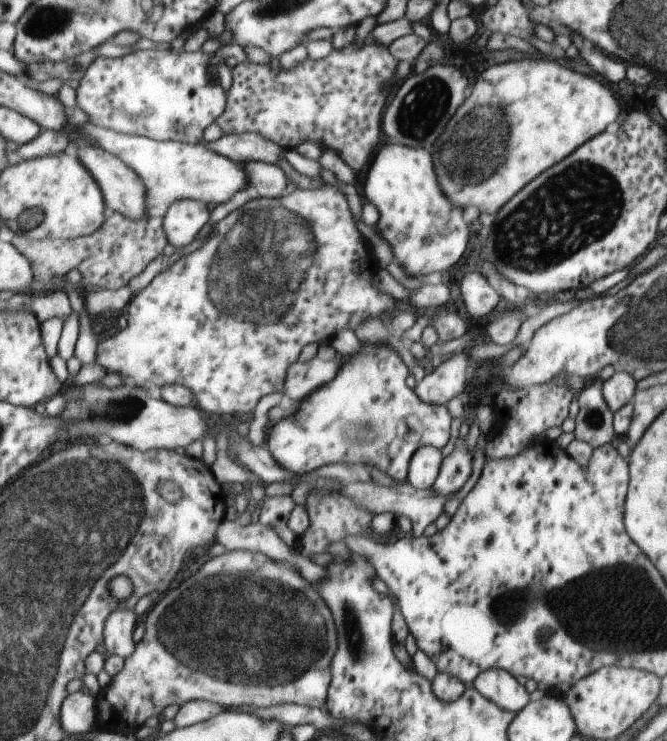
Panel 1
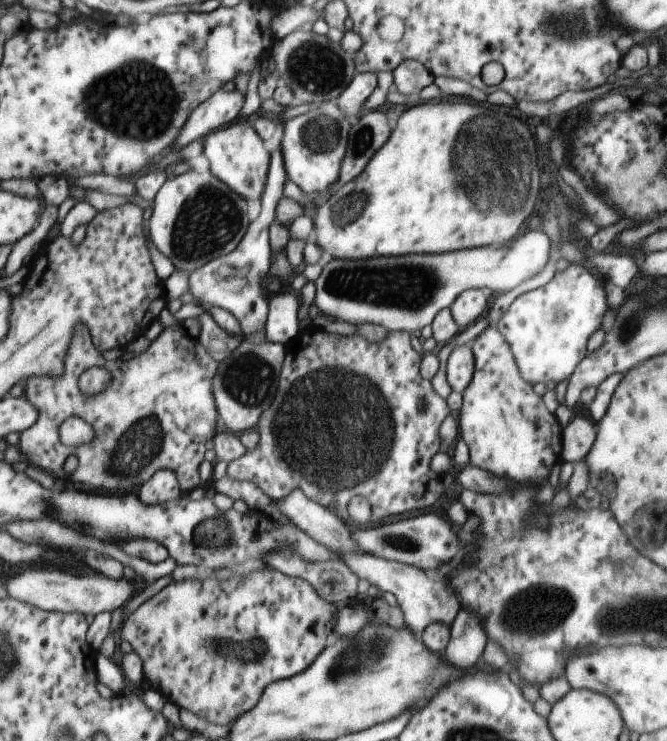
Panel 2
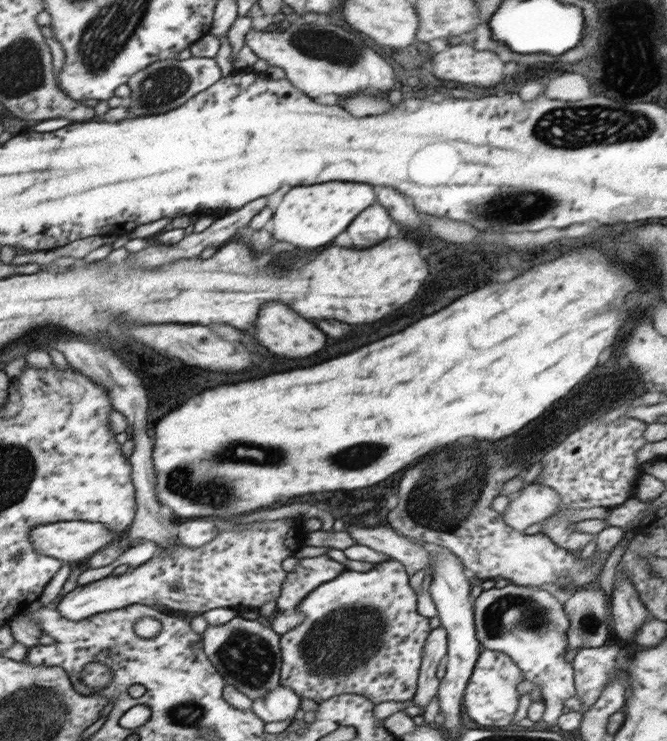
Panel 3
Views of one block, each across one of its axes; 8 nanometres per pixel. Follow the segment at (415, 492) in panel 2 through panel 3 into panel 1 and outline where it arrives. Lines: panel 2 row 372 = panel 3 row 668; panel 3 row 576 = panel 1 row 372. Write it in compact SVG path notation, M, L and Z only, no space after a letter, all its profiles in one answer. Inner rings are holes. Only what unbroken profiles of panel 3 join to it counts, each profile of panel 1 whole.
M361 344L359 352L339 360L337 376L301 399L290 416L268 426L264 438L268 451L294 475L311 474L333 462L361 462L403 482L411 454L425 445L440 450L447 444L451 418L445 406L421 402L407 385L405 364L387 345Z

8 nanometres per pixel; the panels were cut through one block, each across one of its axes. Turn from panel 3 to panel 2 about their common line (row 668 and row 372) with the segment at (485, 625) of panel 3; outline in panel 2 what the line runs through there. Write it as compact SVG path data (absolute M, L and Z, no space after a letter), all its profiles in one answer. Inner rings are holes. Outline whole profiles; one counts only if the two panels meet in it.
M570 263L542 287L517 296L497 320L497 328L511 346L520 375L526 381L568 380L585 356L585 340L596 331L605 312L605 292L587 271Z

